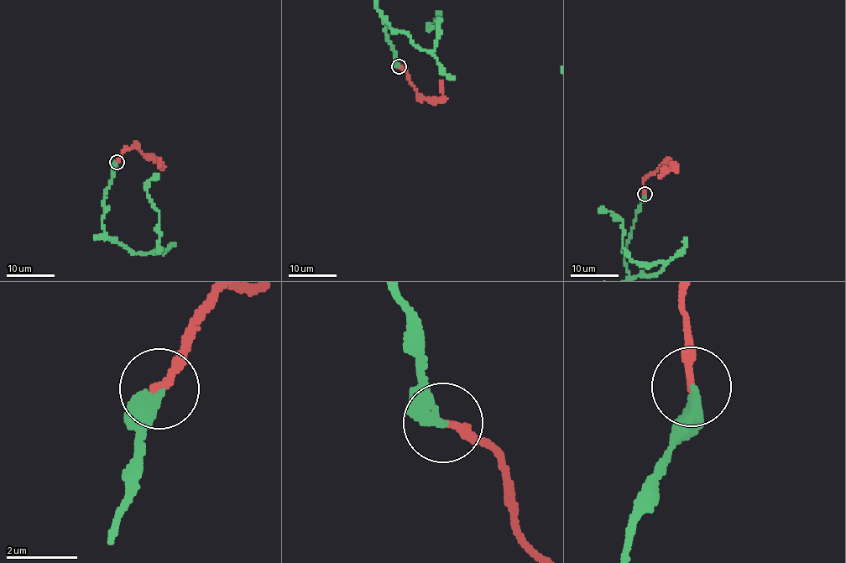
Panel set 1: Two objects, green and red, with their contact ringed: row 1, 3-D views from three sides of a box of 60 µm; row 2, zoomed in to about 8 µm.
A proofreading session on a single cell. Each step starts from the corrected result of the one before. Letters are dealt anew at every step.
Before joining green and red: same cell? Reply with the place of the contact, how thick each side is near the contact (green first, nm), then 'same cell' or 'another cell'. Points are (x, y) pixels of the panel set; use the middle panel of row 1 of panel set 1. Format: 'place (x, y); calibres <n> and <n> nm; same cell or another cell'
place (399, 66); calibres 400 and 220 nm; same cell

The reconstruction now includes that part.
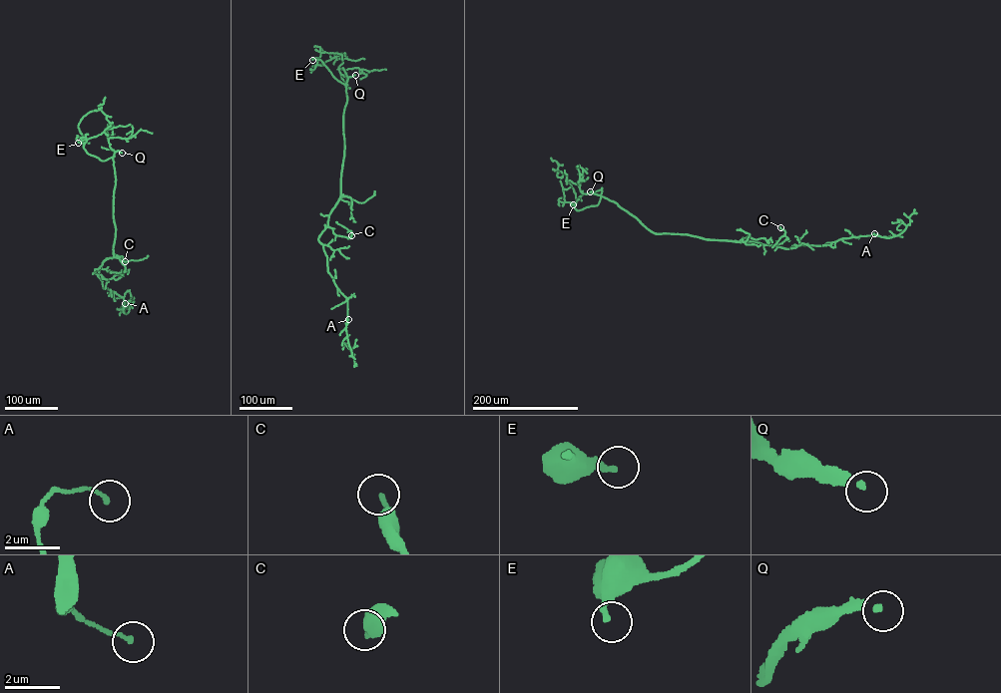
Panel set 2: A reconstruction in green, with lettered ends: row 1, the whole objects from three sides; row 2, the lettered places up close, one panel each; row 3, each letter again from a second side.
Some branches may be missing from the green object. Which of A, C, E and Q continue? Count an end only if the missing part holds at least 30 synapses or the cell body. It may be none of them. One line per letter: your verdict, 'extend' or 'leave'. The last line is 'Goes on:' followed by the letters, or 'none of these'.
A: leave
C: leave
E: leave
Q: extend
Goes on: Q

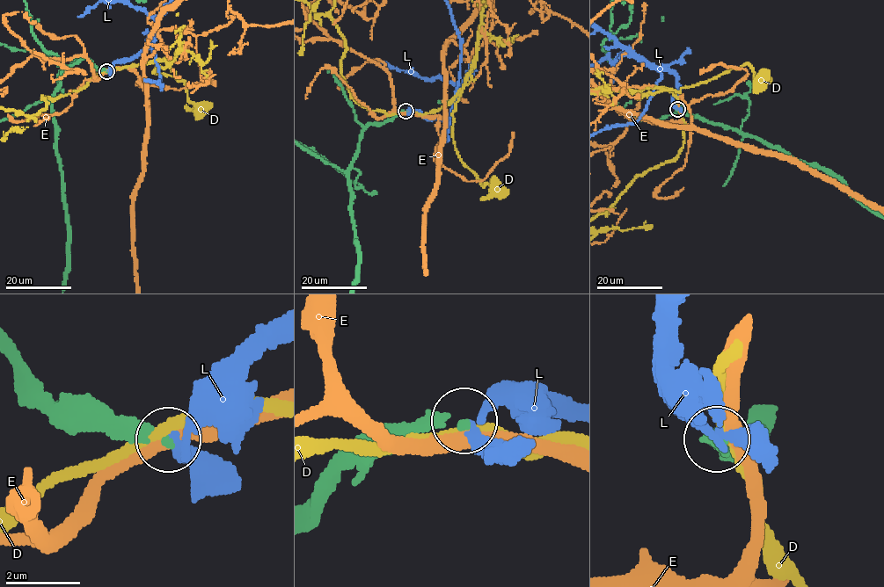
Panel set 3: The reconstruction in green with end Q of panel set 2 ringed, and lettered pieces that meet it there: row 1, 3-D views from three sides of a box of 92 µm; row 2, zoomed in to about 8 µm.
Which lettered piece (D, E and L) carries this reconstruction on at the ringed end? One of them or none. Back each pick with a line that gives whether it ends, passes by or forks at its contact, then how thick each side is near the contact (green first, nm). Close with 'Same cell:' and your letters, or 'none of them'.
L: it passes by; calibres 190 and 260 nm
Same cell: L

